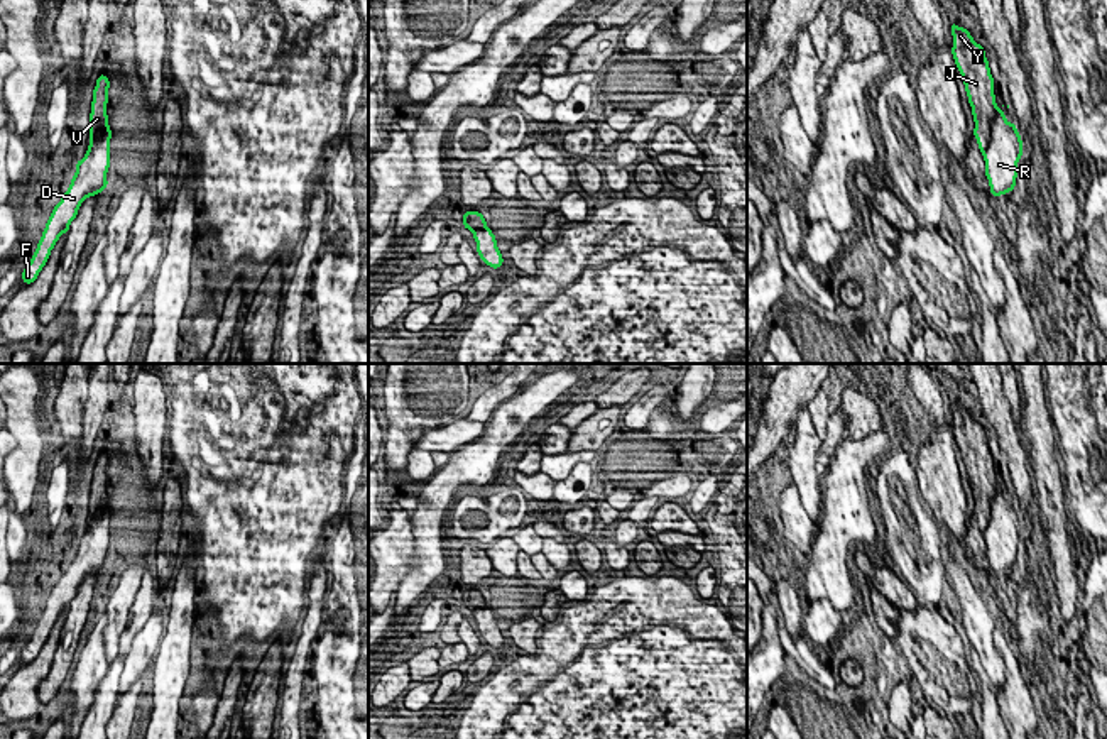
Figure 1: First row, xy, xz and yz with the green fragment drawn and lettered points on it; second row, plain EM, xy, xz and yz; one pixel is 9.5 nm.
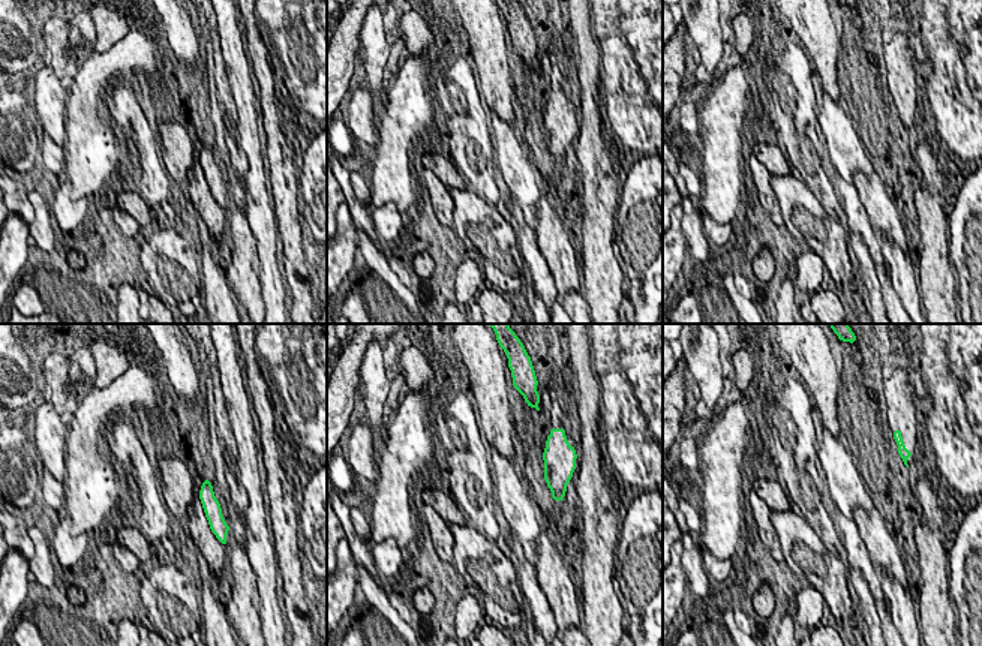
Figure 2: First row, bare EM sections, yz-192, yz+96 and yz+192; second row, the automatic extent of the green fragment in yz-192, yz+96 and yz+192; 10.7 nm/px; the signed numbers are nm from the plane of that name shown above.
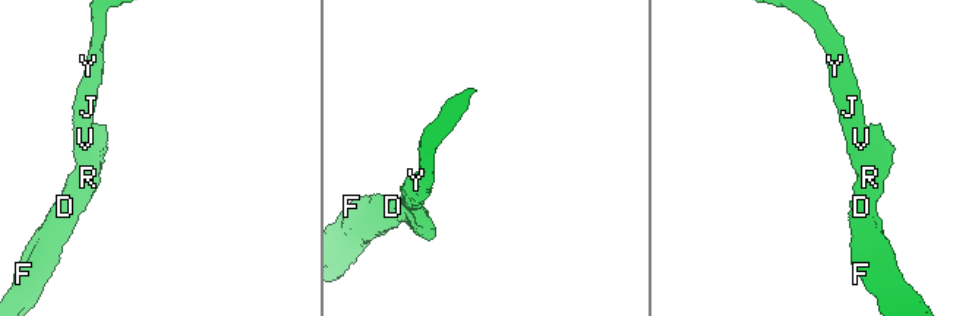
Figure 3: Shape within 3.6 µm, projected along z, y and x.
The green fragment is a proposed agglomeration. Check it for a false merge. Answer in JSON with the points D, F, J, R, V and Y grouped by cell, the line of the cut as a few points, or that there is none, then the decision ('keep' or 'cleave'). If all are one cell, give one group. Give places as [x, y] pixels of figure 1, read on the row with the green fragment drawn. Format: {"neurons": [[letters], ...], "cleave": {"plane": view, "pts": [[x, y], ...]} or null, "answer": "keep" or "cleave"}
{"neurons": [["D", "F", "R"], ["J", "V", "Y"]], "cleave": {"plane": "yz", "pts": [[997, 109], [989, 144], [982, 153]]}, "answer": "cleave"}

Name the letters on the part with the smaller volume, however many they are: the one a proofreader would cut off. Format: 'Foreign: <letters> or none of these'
Foreign: J, V, Y

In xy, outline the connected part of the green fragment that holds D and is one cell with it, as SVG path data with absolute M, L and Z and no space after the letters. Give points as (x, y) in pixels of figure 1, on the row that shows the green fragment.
M106 123L90 142L85 157L76 162L76 172L71 184L61 201L54 206L37 249L27 267L22 271L22 281L25 284L37 279L59 237L69 232L69 225L76 218L81 203L88 196L96 196L108 186L110 139L112 129Z

